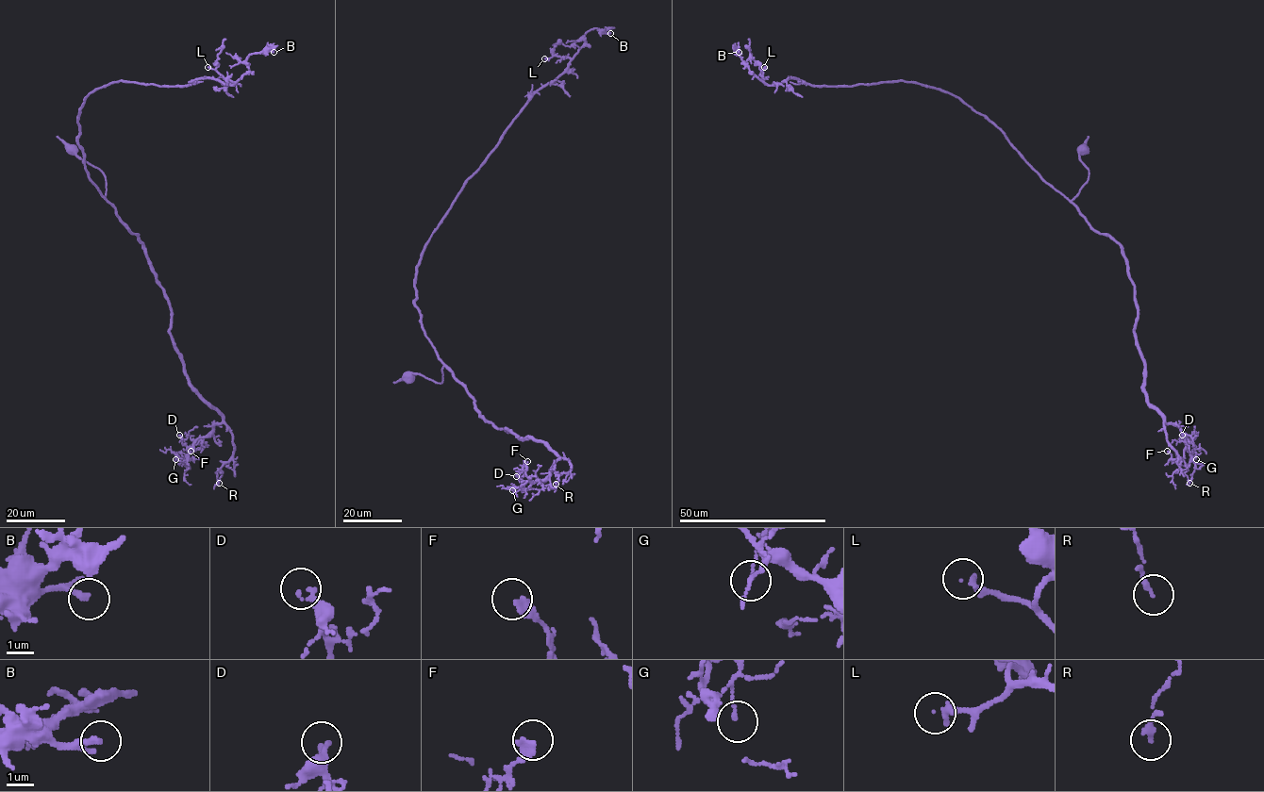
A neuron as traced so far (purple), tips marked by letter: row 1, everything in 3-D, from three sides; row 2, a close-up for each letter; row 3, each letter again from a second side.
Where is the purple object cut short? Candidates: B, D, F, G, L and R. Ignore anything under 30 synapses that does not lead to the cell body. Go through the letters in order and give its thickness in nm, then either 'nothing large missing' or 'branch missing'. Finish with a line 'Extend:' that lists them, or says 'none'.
B: 160 nm | nothing large missing
D: 150 nm | nothing large missing
F: 180 nm | nothing large missing
G: 110 nm | nothing large missing
L: 240 nm | branch missing
R: 200 nm | nothing large missing
Extend: L

